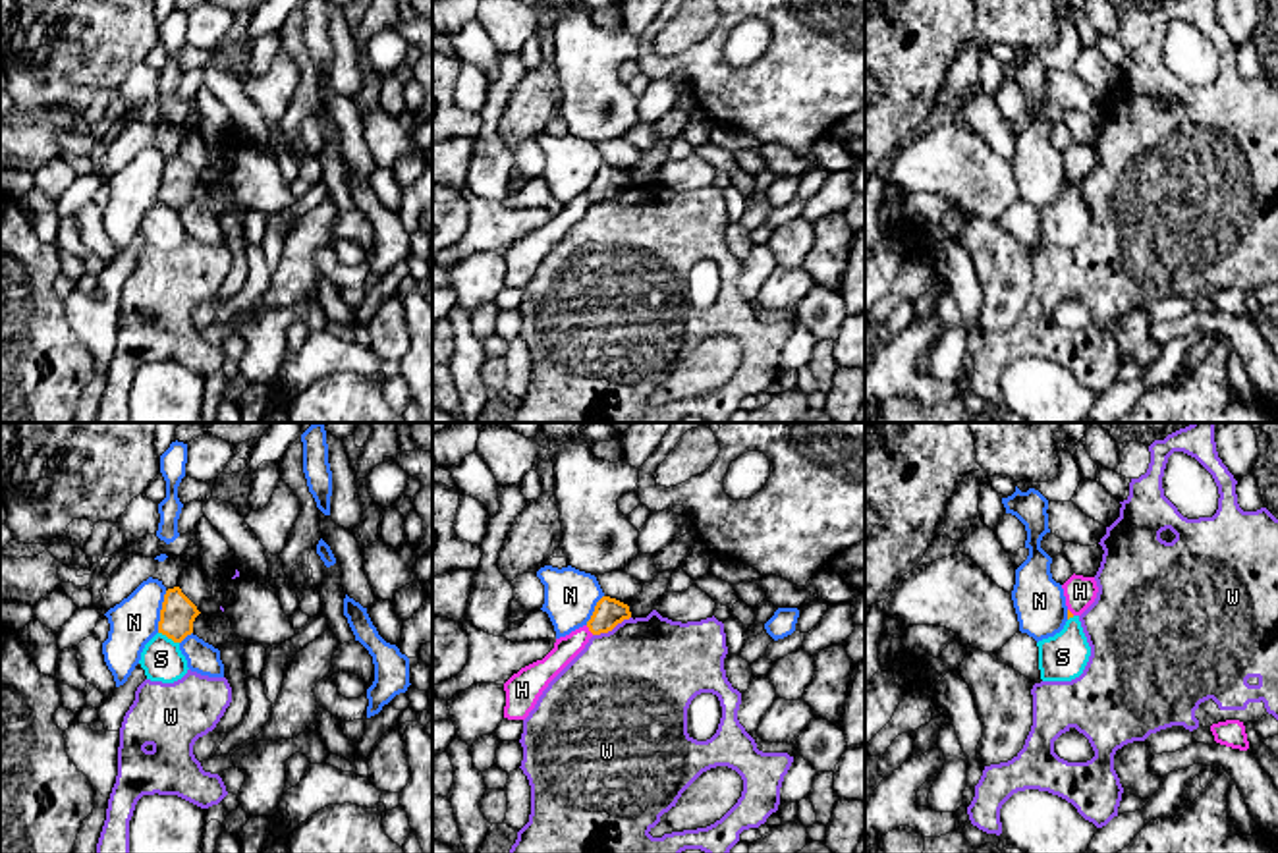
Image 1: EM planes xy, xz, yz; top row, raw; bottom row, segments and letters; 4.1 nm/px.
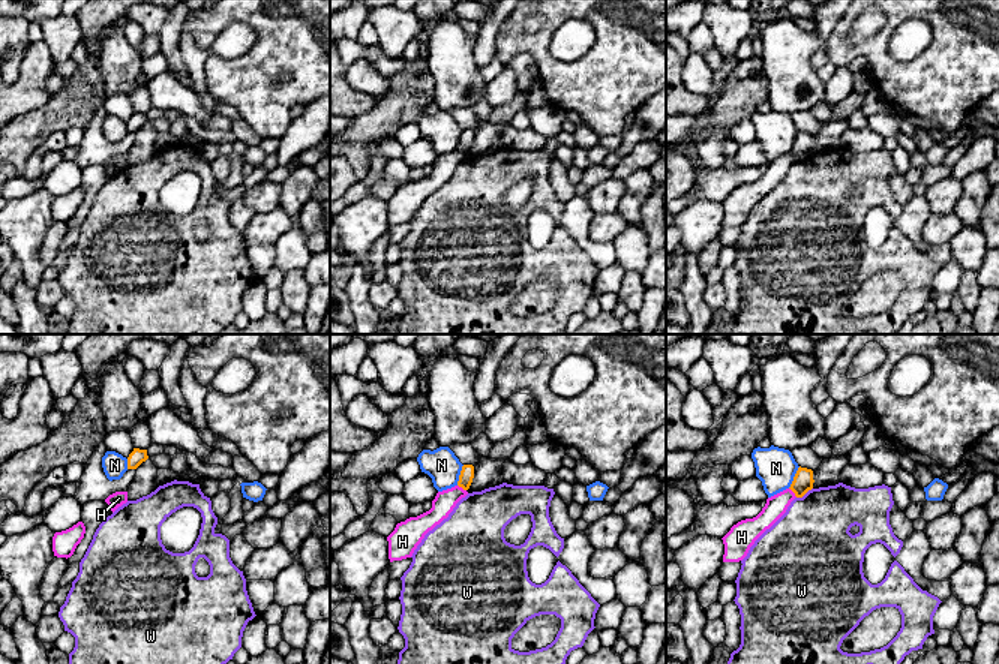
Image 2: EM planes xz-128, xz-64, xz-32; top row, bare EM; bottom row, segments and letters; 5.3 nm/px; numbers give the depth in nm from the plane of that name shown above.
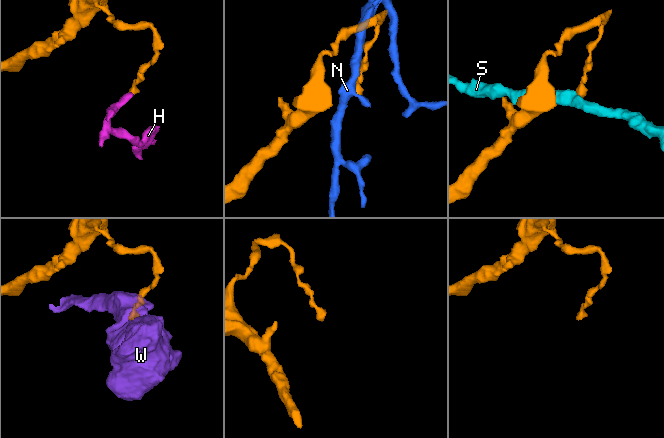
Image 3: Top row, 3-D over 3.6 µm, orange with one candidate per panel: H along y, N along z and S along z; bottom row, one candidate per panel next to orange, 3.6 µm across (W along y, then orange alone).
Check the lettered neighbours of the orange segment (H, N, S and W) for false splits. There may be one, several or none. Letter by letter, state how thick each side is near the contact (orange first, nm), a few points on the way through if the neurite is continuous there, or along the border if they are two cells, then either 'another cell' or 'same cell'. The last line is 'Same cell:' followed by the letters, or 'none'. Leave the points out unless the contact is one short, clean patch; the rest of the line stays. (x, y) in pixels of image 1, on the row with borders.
H: calibres 120 and 100 nm; border xz (585, 626), (593, 633); another cell
N: calibres 150 and 200 nm; another cell
S: calibres 150 and 170 nm; border xy (159, 632), (178, 643); another cell
W: calibres 120 and 500 nm; border xz (630, 616), (611, 630), (593, 635); another cell
Same cell: none

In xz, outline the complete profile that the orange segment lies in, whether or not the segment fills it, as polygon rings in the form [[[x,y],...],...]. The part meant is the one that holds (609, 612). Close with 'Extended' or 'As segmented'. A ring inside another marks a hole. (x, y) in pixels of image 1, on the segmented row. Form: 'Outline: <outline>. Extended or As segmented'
Outline: [[[602,596],[597,602],[591,619],[587,621],[587,627],[593,635],[600,635],[612,631],[618,623],[629,618],[631,612],[627,604],[610,596]]]. As segmented

